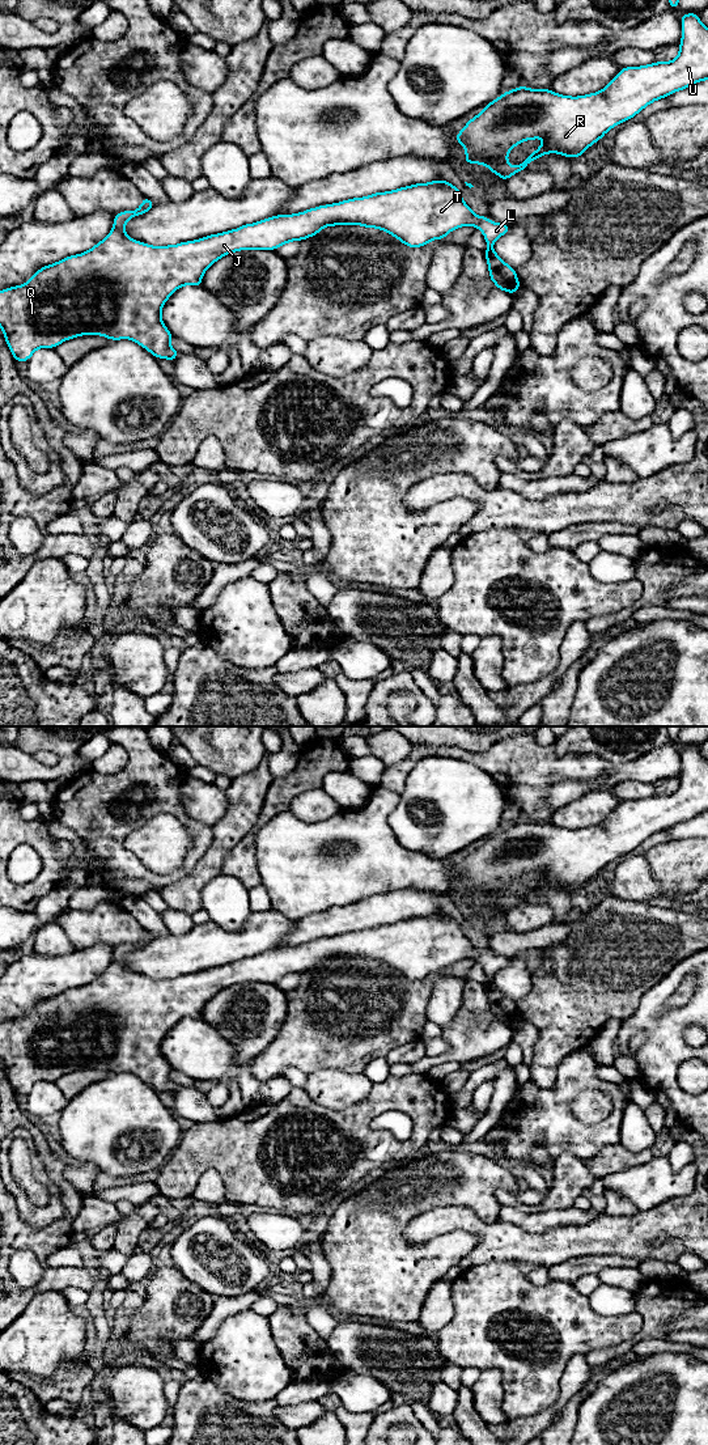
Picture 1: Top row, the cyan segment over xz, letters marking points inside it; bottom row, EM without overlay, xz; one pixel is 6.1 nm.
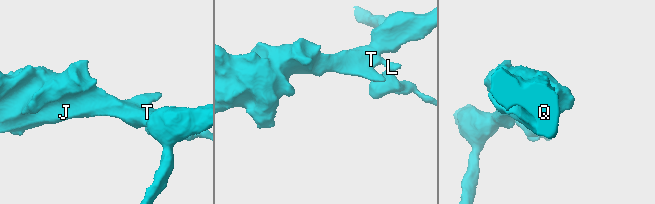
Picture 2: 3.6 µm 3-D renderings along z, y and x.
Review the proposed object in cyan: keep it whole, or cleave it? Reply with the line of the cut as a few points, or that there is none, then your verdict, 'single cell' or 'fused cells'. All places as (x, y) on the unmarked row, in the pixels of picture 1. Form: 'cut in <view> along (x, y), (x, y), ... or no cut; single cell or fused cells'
no cut; single cell

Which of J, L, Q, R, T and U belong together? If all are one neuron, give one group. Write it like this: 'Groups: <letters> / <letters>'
Groups: J L Q R T U

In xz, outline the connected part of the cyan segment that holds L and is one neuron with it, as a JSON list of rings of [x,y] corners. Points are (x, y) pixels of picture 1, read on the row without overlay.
[[[442,912],[319,938],[300,946],[276,948],[238,962],[169,979],[143,976],[130,971],[124,965],[130,952],[147,946],[154,938],[144,929],[137,942],[116,946],[111,965],[90,983],[43,999],[25,1017],[0,1024],[0,1060],[17,1096],[26,1096],[38,1081],[55,1081],[64,1073],[81,1068],[102,1068],[110,1073],[131,1072],[154,1090],[174,1094],[181,1085],[170,1080],[173,1067],[164,1058],[161,1043],[178,1021],[200,1020],[207,1001],[230,986],[274,984],[288,975],[313,970],[325,959],[376,961],[394,969],[408,980],[421,980],[432,972],[444,972],[451,963],[472,958],[483,965],[489,979],[483,983],[489,1012],[499,1022],[512,1027],[521,1021],[516,1003],[493,983],[495,974],[506,967],[510,958],[475,948],[463,935],[461,924]]]

